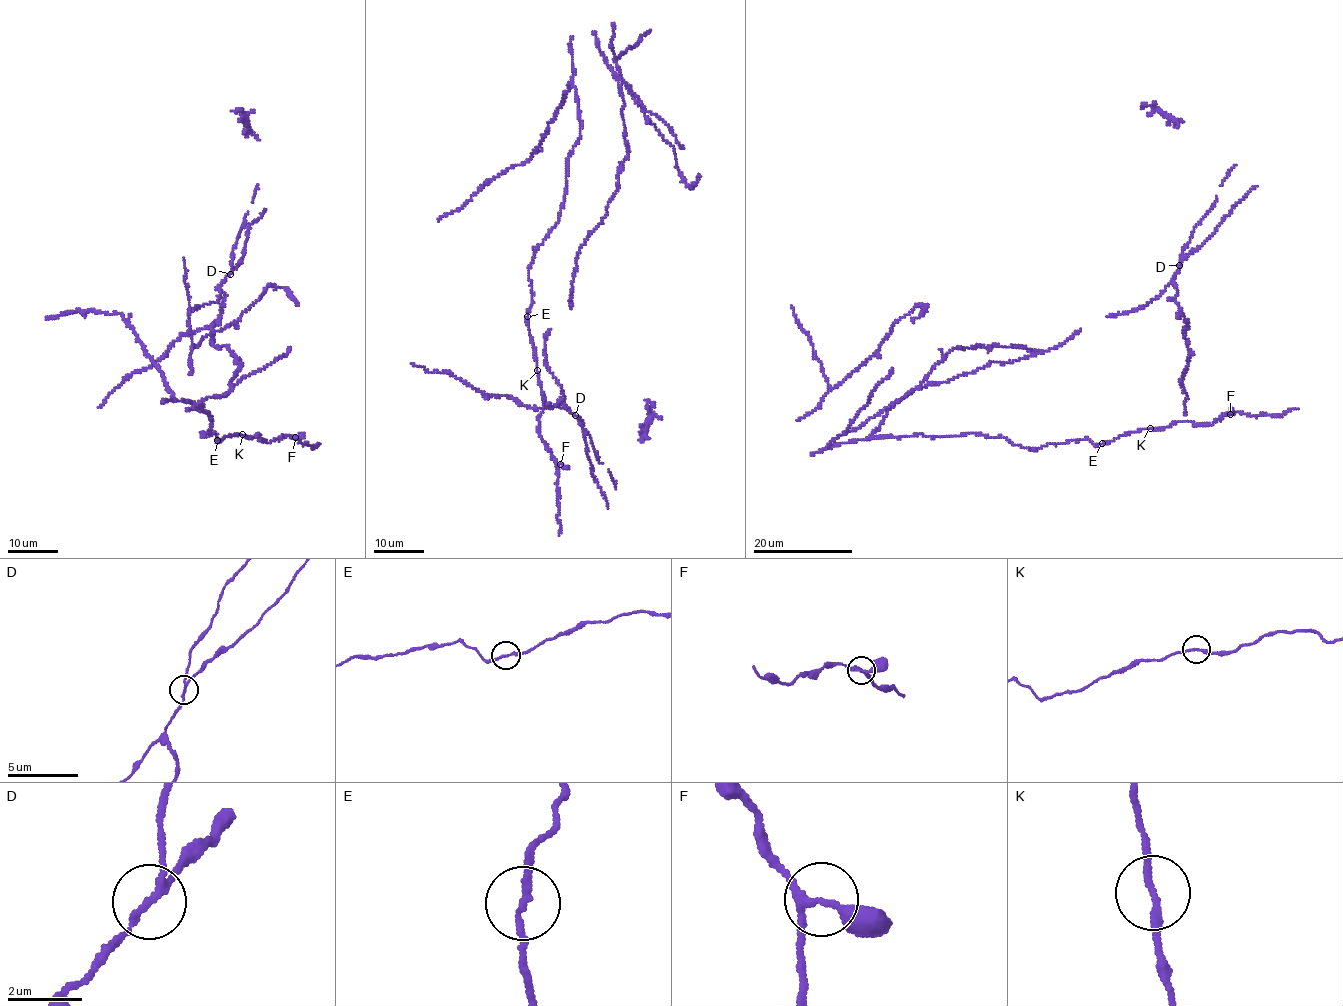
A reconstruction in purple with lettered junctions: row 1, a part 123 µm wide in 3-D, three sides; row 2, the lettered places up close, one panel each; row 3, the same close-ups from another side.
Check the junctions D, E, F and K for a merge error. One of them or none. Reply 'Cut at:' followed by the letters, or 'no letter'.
Cut at: D

